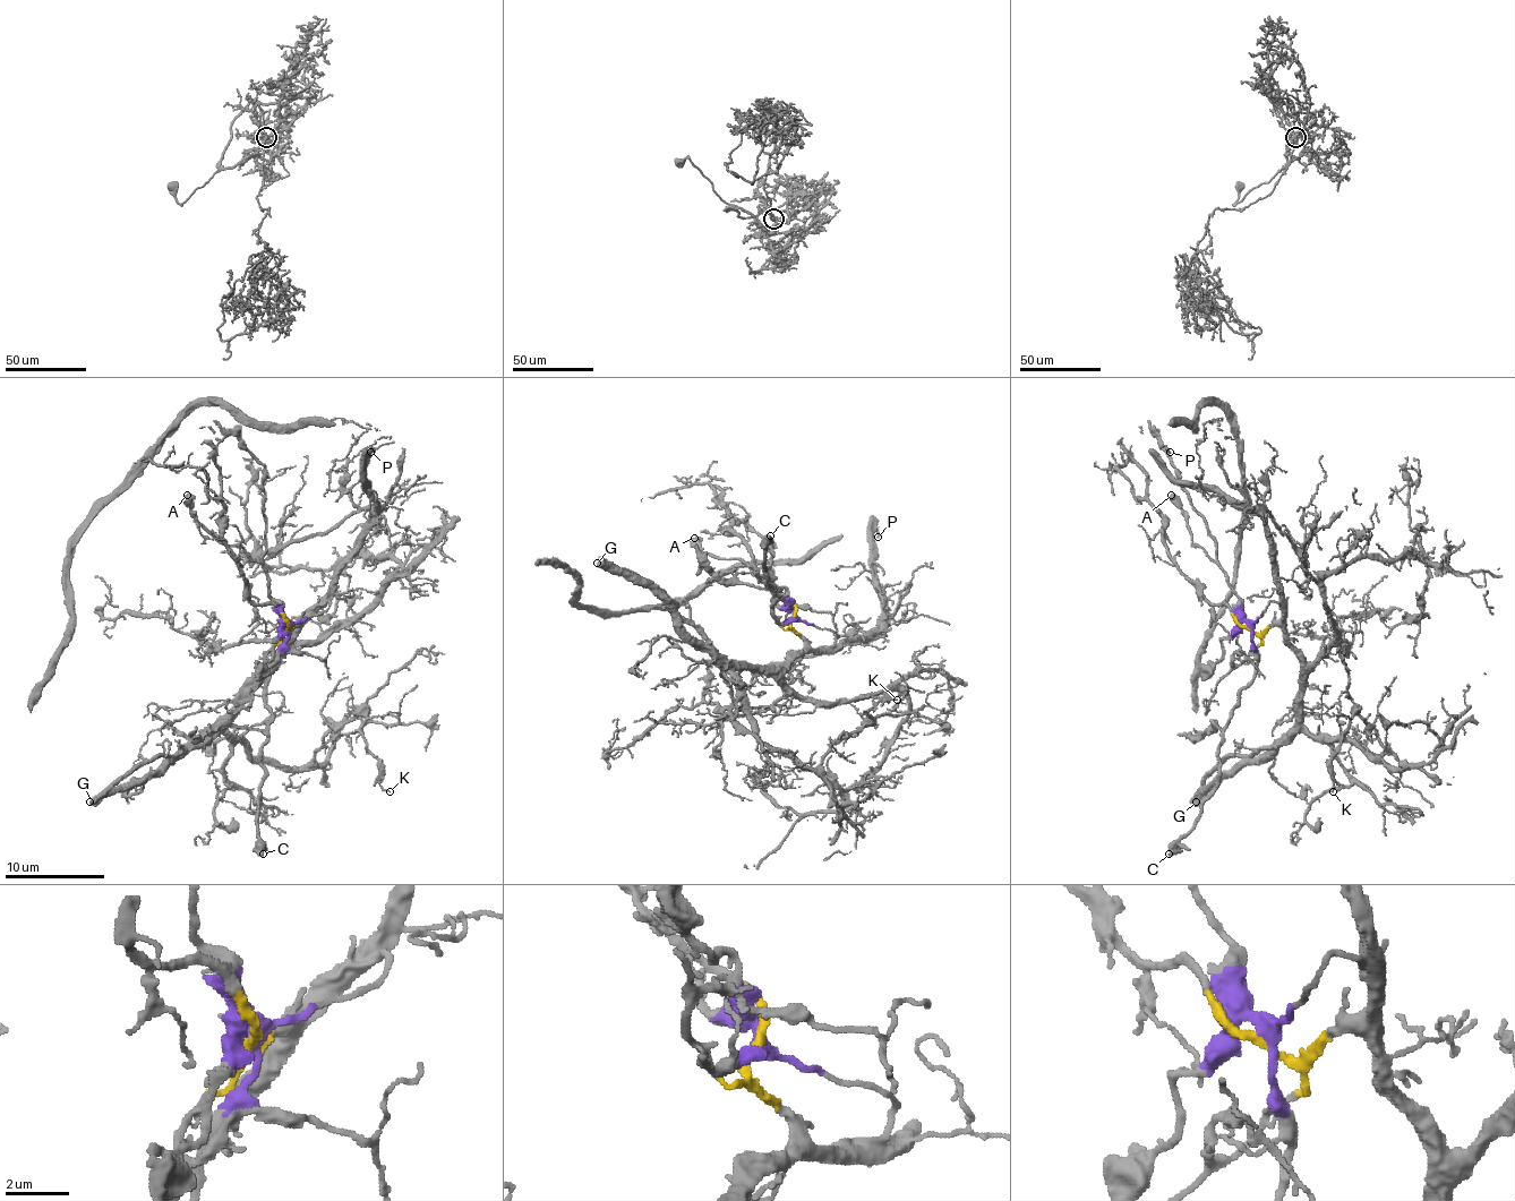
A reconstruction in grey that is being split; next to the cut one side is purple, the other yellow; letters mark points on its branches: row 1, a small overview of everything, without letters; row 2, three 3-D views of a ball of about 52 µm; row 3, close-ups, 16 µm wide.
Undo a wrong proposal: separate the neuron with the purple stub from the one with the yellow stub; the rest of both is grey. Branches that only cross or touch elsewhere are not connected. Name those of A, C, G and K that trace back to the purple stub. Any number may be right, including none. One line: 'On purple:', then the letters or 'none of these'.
On purple: A, C

